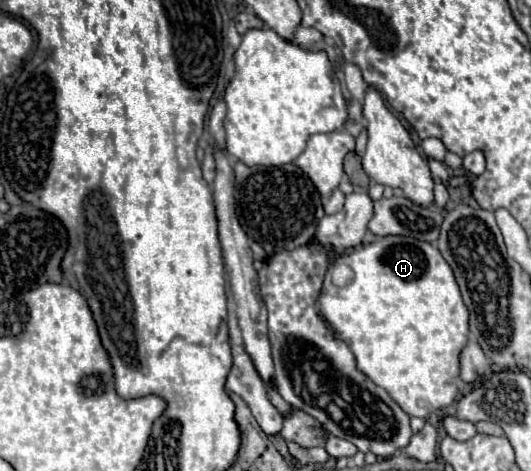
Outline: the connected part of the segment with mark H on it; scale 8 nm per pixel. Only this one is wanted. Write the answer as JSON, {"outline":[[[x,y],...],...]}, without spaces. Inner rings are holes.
{"outline":[[[383,236],[371,244],[359,246],[335,264],[347,264],[353,270],[353,280],[337,288],[327,272],[323,290],[319,294],[319,312],[331,326],[335,338],[341,338],[355,354],[357,368],[409,414],[427,418],[451,406],[457,398],[459,378],[459,352],[469,336],[469,312],[461,300],[451,266],[441,252],[429,242],[409,236]]]}

